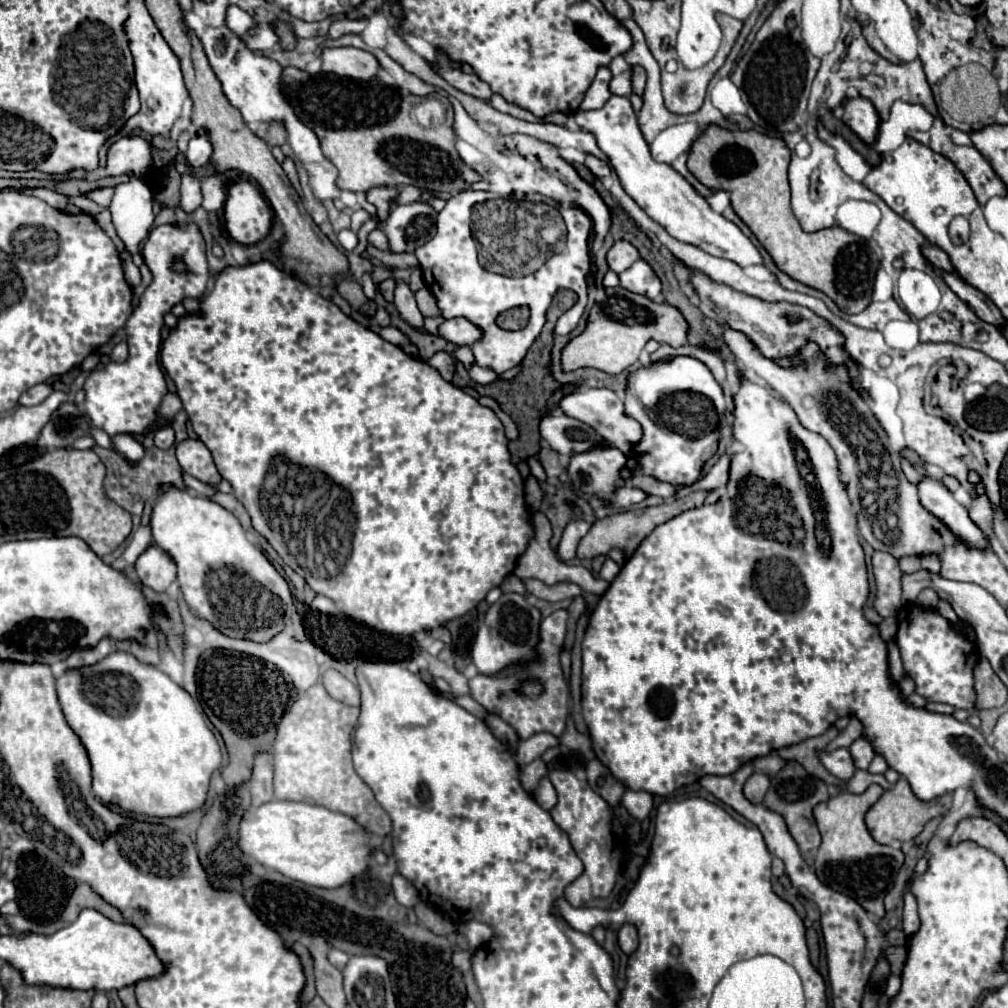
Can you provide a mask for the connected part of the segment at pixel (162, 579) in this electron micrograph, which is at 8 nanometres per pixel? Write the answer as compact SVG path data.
M149 545L137 559L135 571L145 587L151 587L153 591L165 591L175 579L177 579L177 565L157 545Z

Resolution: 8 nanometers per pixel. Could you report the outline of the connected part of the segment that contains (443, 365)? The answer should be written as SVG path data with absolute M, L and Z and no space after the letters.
M439 351L439 353L435 353L427 363L429 363L431 367L435 367L435 369L441 373L441 377L445 377L445 381L451 381L451 377L453 377L453 373L455 373L455 359L453 359L451 353Z

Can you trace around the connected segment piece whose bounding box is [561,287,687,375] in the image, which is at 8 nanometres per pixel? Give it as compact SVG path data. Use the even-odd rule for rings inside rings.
M617 287L605 303L599 303L589 311L583 333L569 339L561 349L561 369L575 371L581 367L593 367L611 375L621 373L639 359L639 353L649 339L657 339L659 343L669 343L673 347L685 345L687 323L683 315L667 303L653 303L647 297Z

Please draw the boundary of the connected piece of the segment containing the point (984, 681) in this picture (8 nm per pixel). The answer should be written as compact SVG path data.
M983 657L979 659L979 663L977 663L975 671L973 671L973 679L975 679L975 693L977 693L975 711L1001 707L1007 701L1007 689L1005 689L1005 685L993 673L989 661L985 661Z

